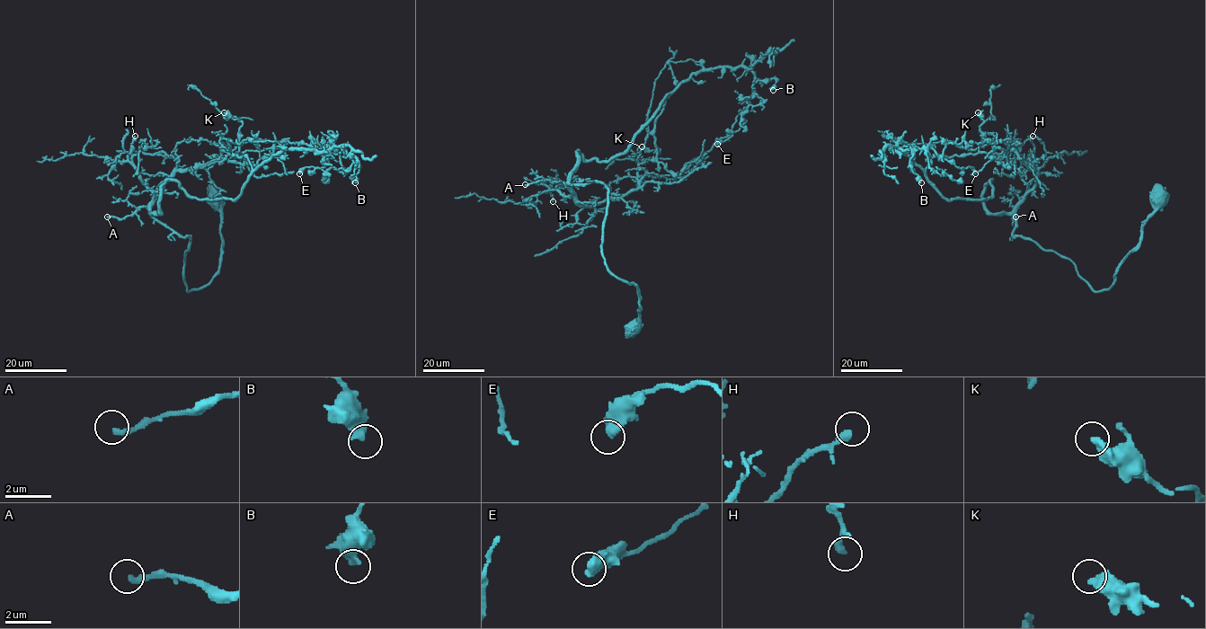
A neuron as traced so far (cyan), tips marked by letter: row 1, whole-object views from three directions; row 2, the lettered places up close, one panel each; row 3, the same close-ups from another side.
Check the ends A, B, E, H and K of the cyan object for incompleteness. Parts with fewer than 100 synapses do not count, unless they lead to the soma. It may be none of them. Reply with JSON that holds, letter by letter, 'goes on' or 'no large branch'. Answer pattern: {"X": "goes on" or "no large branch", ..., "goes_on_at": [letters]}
{"A": "no large branch", "B": "no large branch", "E": "no large branch", "H": "no large branch", "K": "no large branch", "goes_on_at": []}

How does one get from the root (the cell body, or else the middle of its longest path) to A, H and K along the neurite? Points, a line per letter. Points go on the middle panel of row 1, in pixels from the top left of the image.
A: (633, 327), (638, 323), (639, 290), (609, 270), (602, 252), (607, 189), (595, 181), (540, 180), (525, 184)
H: (633, 327), (639, 290), (609, 270), (602, 252), (607, 189), (568, 183), (568, 196), (549, 188), (553, 201)
K: (633, 327), (639, 290), (602, 252), (608, 190), (568, 183), (592, 206), (688, 169), (642, 146)

